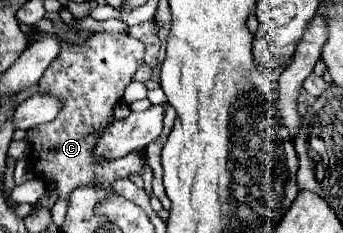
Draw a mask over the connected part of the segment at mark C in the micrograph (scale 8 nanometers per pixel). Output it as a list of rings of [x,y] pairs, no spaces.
[[[94,34],[84,46],[64,42],[58,58],[44,72],[40,92],[60,96],[64,106],[56,120],[40,126],[40,130],[28,132],[28,142],[32,144],[30,162],[40,178],[58,184],[58,198],[68,198],[76,186],[90,186],[94,178],[100,180],[96,186],[106,188],[116,178],[130,176],[146,166],[146,160],[138,152],[102,164],[92,158],[92,148],[112,122],[112,108],[142,64],[142,56],[144,44],[128,34]]]

